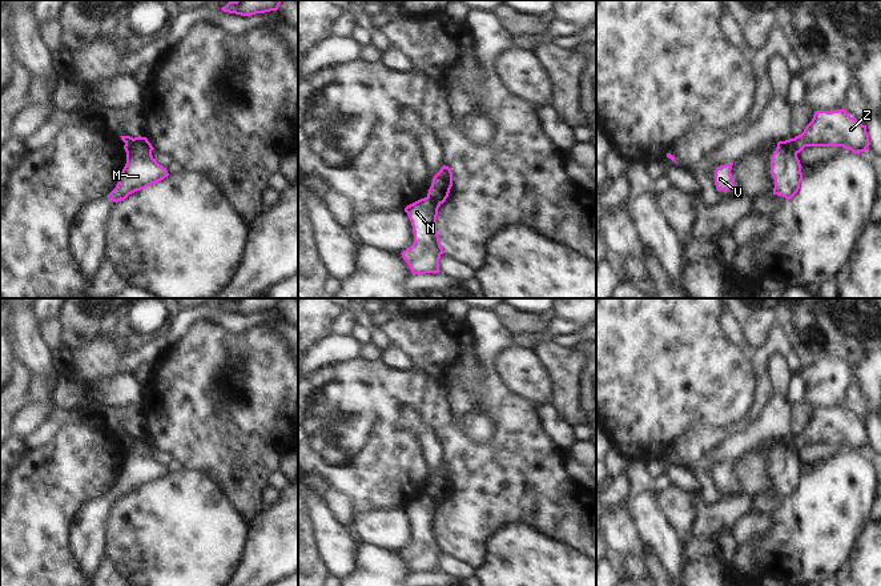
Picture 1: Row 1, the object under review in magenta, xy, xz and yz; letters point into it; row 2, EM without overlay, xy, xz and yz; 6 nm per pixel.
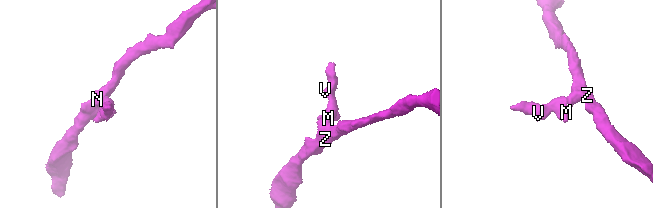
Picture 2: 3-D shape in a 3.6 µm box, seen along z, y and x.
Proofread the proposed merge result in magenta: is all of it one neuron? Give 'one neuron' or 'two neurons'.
two neurons

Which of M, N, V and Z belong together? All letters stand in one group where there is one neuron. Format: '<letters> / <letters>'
M V / N Z

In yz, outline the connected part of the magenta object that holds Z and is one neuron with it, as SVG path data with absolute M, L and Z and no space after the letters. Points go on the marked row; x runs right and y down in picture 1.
M816 111L804 132L794 137L796 152L805 146L842 146L853 153L865 152L870 145L866 125L838 111Z

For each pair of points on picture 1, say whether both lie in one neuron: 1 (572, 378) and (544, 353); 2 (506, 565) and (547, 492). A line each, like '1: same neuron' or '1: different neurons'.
1: same neuron
2: different neurons

